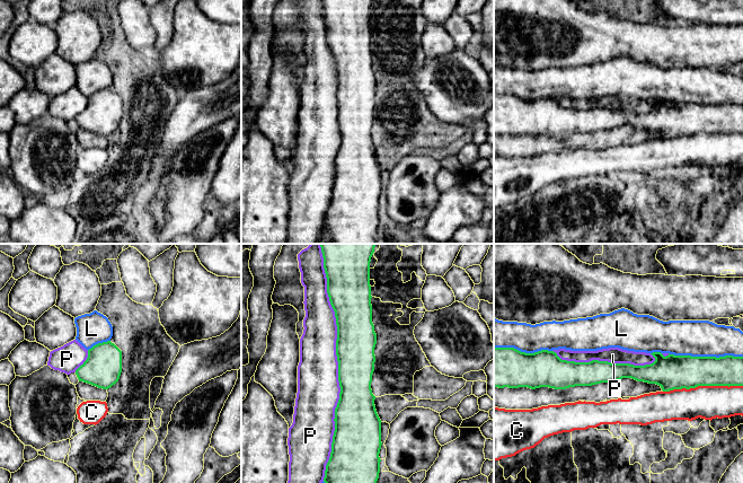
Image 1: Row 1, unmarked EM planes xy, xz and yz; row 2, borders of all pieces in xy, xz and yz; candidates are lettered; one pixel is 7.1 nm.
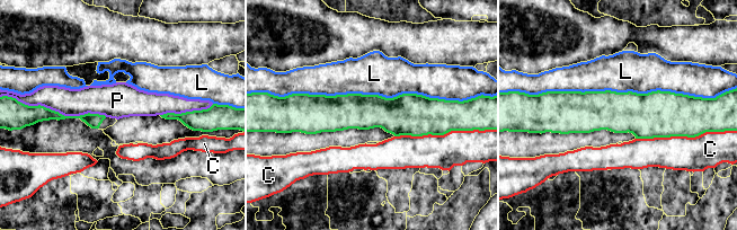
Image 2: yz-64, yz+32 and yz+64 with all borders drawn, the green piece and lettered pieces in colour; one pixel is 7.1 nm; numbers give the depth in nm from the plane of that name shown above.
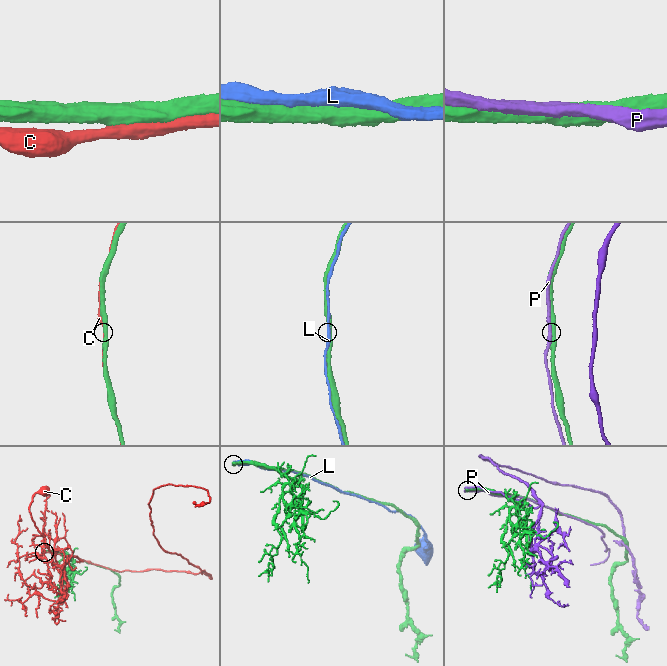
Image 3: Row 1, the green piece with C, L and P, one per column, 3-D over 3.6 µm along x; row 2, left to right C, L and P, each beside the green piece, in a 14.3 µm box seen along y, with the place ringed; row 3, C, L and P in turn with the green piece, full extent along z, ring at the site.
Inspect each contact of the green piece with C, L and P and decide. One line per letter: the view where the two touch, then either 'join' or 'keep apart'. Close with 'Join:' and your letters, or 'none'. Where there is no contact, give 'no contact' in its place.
C: yz | keep apart
L: yz | join
P: xz | keep apart
Join: L

